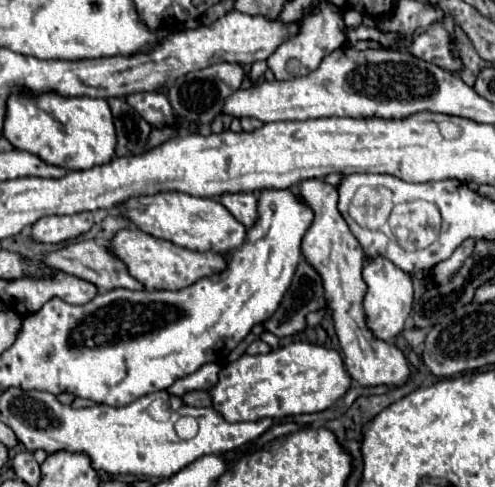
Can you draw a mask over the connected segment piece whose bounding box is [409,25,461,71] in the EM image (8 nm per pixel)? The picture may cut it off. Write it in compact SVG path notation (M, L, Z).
M433 25L425 33L415 35L411 39L409 51L423 61L435 63L449 71L457 71L461 69L461 61L451 55L451 47L449 47L451 41L453 37L441 25Z

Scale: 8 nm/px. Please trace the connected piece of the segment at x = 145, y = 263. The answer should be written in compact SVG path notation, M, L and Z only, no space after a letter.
M119 229L113 239L109 241L109 251L121 259L133 279L145 285L147 291L151 289L183 289L195 283L201 277L209 277L211 273L219 273L225 269L225 259L219 253L207 251L189 251L183 247L177 247L165 239L157 239L153 235L147 235L139 229Z

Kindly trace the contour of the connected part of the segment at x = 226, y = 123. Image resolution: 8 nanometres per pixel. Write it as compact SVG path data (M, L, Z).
M221 113L221 115L217 115L217 117L215 117L215 121L211 123L212 133L217 134L228 130L232 119L233 117L231 117L231 115L223 115L223 113Z

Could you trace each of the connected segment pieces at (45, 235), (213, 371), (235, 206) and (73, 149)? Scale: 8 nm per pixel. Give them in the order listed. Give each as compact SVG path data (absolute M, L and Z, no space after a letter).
M83 211L75 215L51 215L41 217L33 225L33 239L43 243L61 243L87 233L93 225L93 213Z
M207 363L203 365L199 371L195 371L195 375L187 375L179 381L175 381L167 391L171 395L183 397L187 391L195 391L195 389L211 389L217 383L217 373L219 373L219 365L215 363Z
M239 193L239 195L221 195L219 201L233 213L237 221L245 227L251 227L257 219L257 195L255 193Z
M43 93L39 97L11 95L7 101L3 135L15 149L39 155L45 163L67 171L83 171L95 165L109 163L115 155L115 125L105 99L91 97L61 97Z

